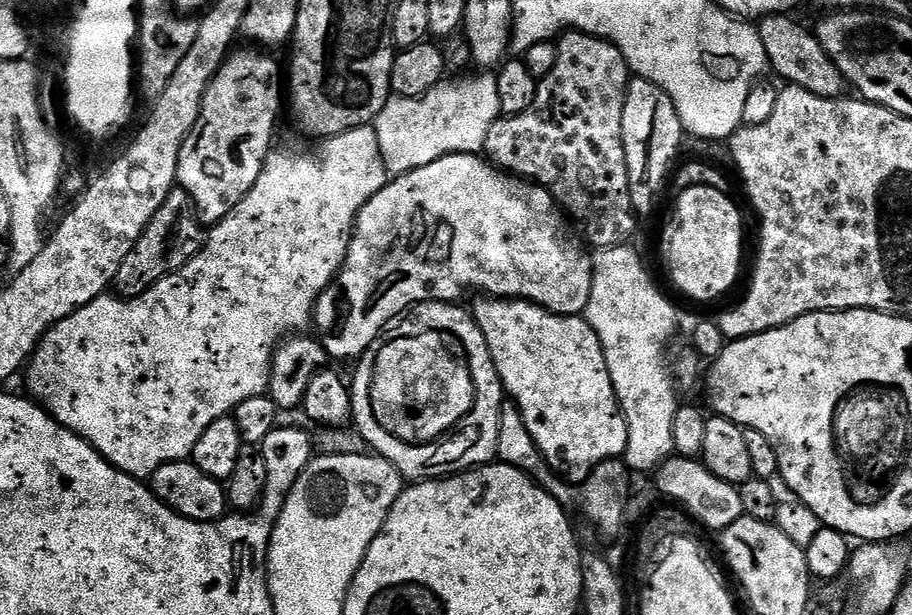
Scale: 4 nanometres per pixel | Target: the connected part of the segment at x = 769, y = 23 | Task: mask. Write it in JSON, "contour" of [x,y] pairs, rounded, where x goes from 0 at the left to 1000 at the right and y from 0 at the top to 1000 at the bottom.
{"contour":[[[867,24],[839,26],[832,34],[831,50],[836,62],[836,75],[840,81],[845,115],[851,115],[865,138],[888,146],[888,153],[901,159],[918,161],[928,143],[924,120],[910,101],[906,81],[897,68],[897,62],[886,47],[880,46]]]}

